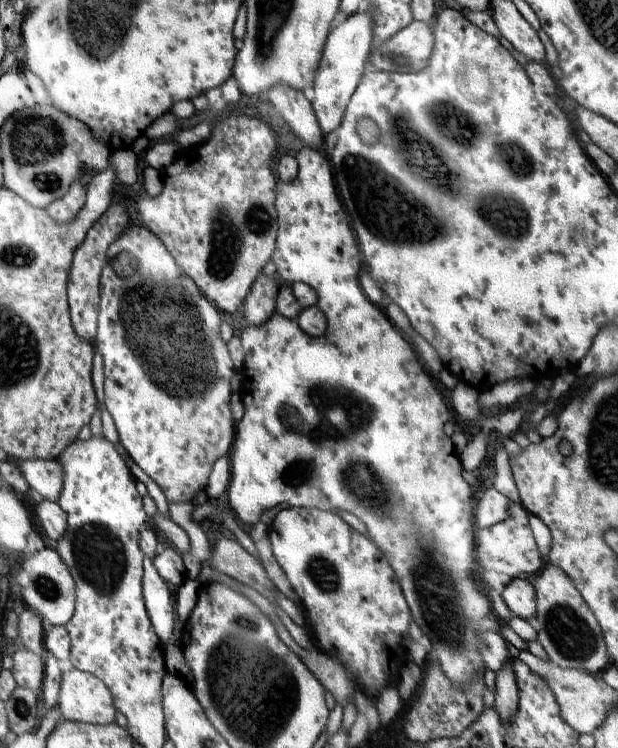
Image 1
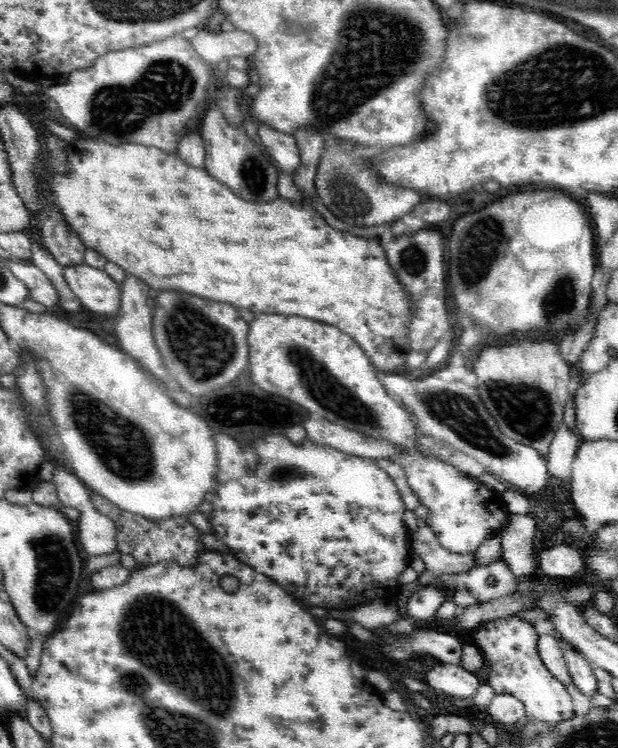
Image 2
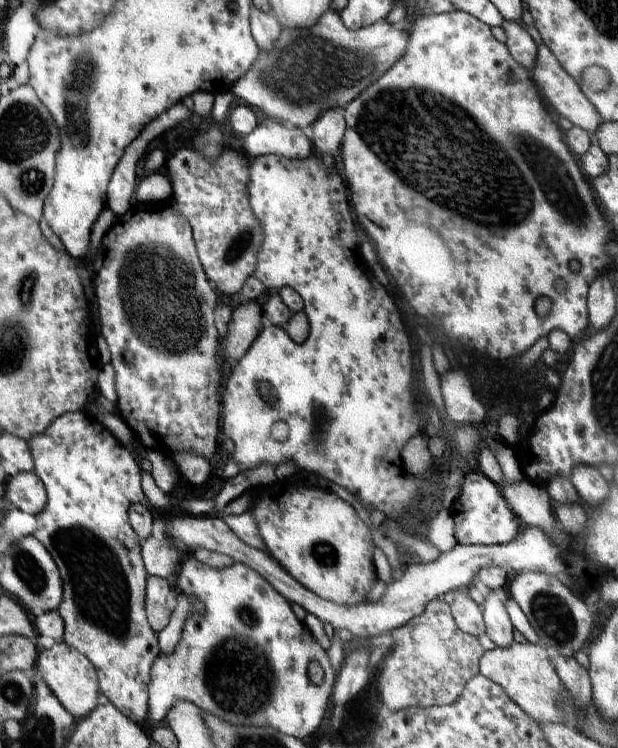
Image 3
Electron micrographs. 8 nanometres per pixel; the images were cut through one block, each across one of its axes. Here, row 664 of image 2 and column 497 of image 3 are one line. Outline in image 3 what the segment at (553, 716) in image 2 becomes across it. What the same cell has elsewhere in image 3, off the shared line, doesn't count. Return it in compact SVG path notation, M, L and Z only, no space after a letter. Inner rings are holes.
M478 468L464 476L462 495L454 500L450 511L455 522L455 537L463 545L501 545L512 542L523 529L523 523L508 506L501 487Z

